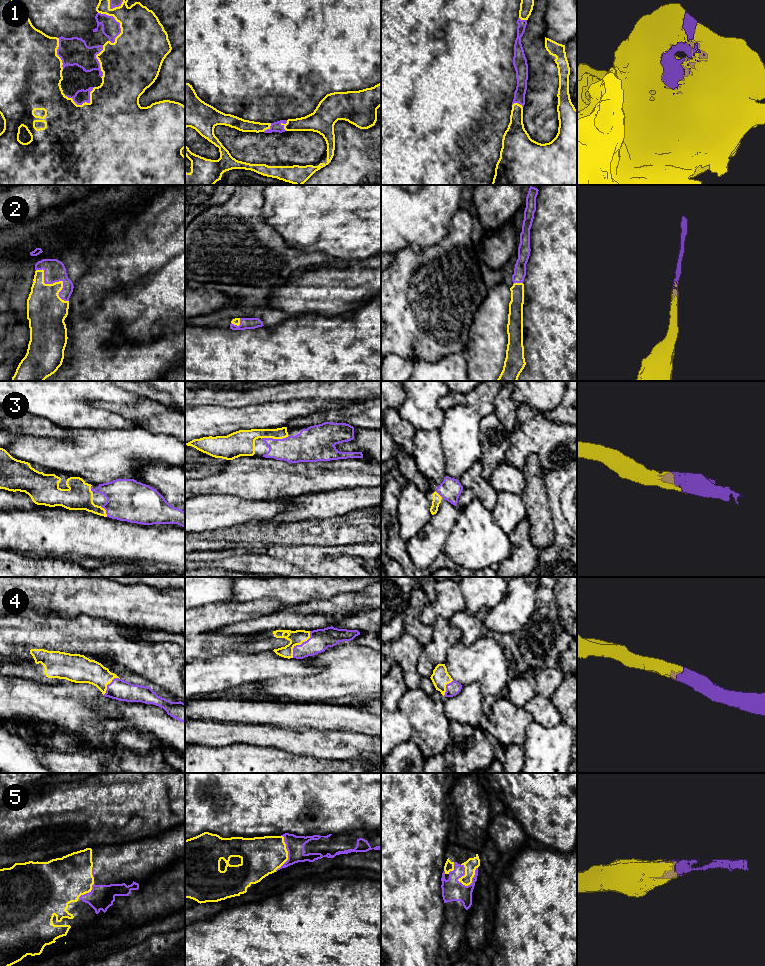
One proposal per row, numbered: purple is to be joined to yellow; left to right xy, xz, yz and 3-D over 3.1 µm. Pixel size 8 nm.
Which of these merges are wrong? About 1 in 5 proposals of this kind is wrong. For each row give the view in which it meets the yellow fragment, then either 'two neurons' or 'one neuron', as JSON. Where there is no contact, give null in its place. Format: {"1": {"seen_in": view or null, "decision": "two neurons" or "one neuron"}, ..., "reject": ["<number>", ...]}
{"1": {"seen_in": "xy", "decision": "one neuron"}, "2": {"seen_in": "xy", "decision": "one neuron"}, "3": {"seen_in": "xz", "decision": "one neuron"}, "4": {"seen_in": "xz", "decision": "one neuron"}, "5": {"seen_in": "yz", "decision": "one neuron"}, "reject": []}

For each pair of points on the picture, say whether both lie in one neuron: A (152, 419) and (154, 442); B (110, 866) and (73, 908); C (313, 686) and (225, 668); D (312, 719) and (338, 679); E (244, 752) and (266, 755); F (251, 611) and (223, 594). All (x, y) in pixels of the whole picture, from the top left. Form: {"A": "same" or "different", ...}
{"A": "different", "B": "same", "C": "different", "D": "different", "E": "same", "F": "different"}

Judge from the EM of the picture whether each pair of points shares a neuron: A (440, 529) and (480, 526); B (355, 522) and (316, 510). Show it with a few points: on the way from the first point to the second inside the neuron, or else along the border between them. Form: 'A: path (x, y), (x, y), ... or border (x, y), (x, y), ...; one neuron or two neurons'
A: border (459, 509), (459, 515), (443, 550); two neurons
B: border (360, 510), (314, 520); two neurons

